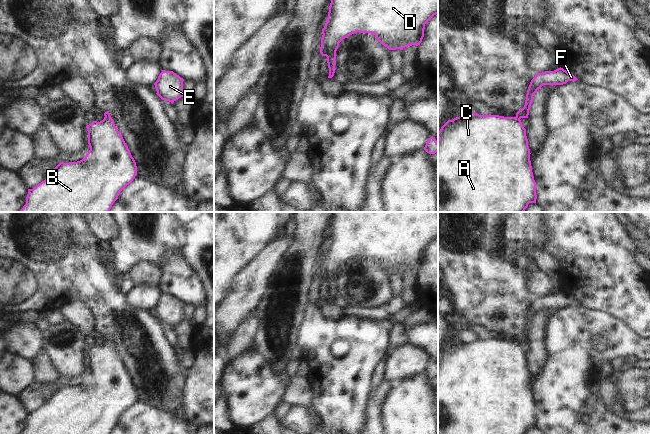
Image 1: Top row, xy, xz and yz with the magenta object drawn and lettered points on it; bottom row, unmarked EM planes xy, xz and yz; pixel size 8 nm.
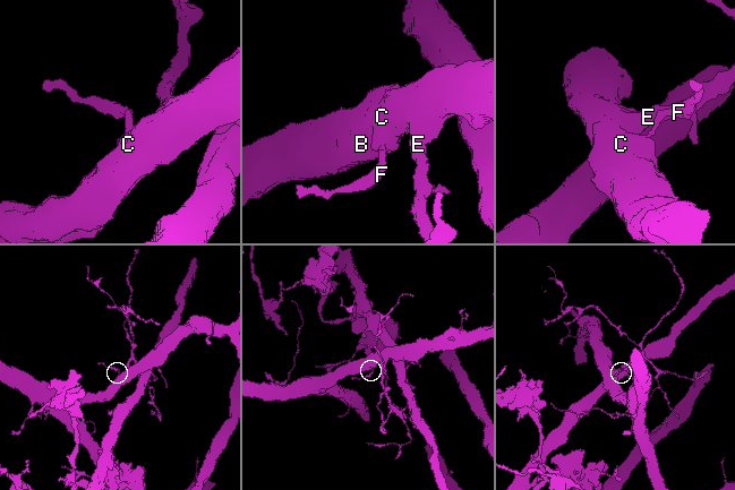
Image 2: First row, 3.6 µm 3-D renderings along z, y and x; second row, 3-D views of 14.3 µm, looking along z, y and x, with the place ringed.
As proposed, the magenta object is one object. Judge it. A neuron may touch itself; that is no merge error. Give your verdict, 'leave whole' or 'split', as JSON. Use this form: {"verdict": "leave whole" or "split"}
{"verdict": "leave whole"}

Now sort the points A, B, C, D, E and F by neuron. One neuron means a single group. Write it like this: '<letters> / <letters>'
A B C D E F

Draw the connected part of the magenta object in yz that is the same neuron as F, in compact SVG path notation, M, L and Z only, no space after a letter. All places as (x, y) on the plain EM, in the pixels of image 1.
M558 292L554 295L545 295L537 297L531 304L527 314L525 329L520 333L515 341L504 341L499 339L479 339L474 336L468 337L466 340L459 340L453 344L448 344L438 356L438 434L525 434L529 427L536 427L536 406L534 404L532 390L530 385L530 373L526 360L526 353L521 347L521 342L528 342L530 330L533 325L533 320L543 309L563 309L568 305L578 304L573 298L568 297L563 292Z

